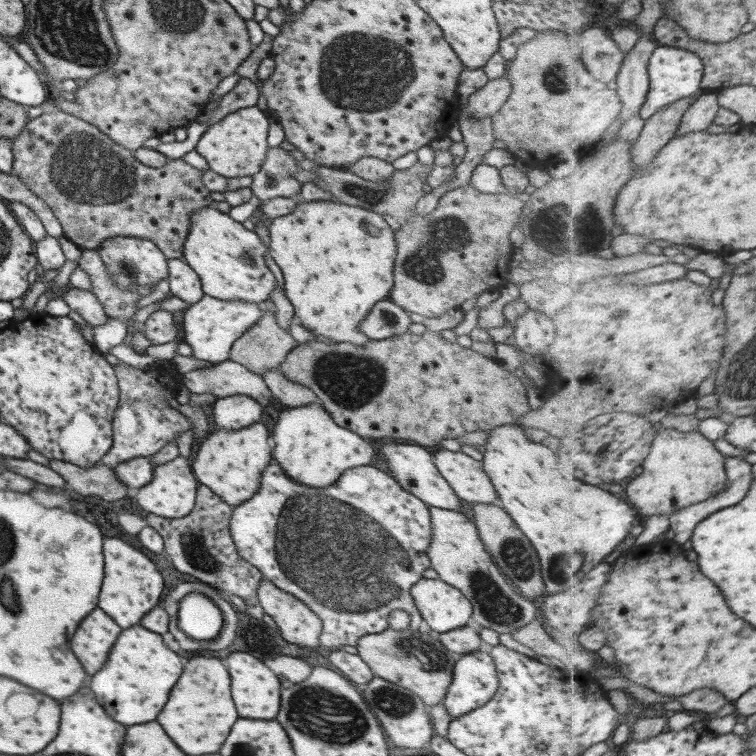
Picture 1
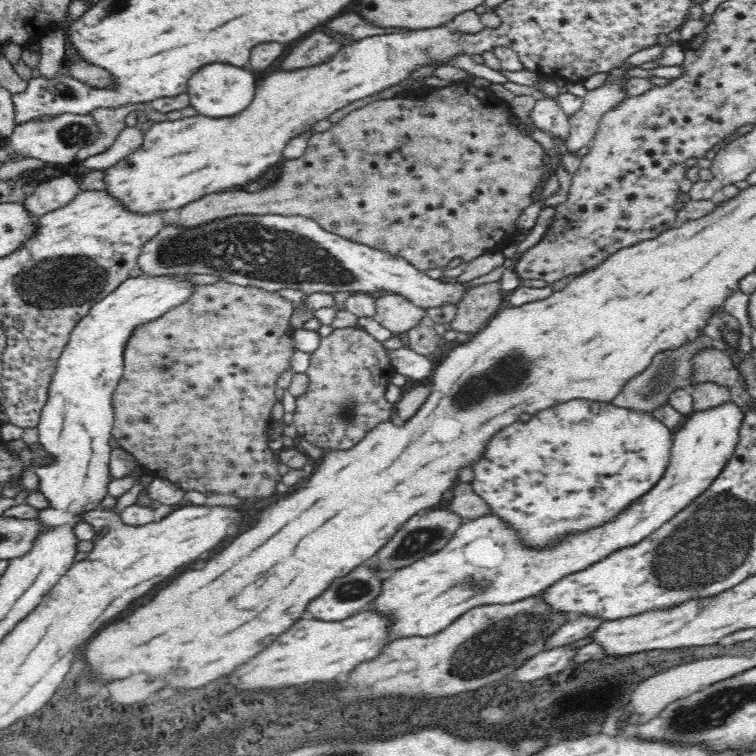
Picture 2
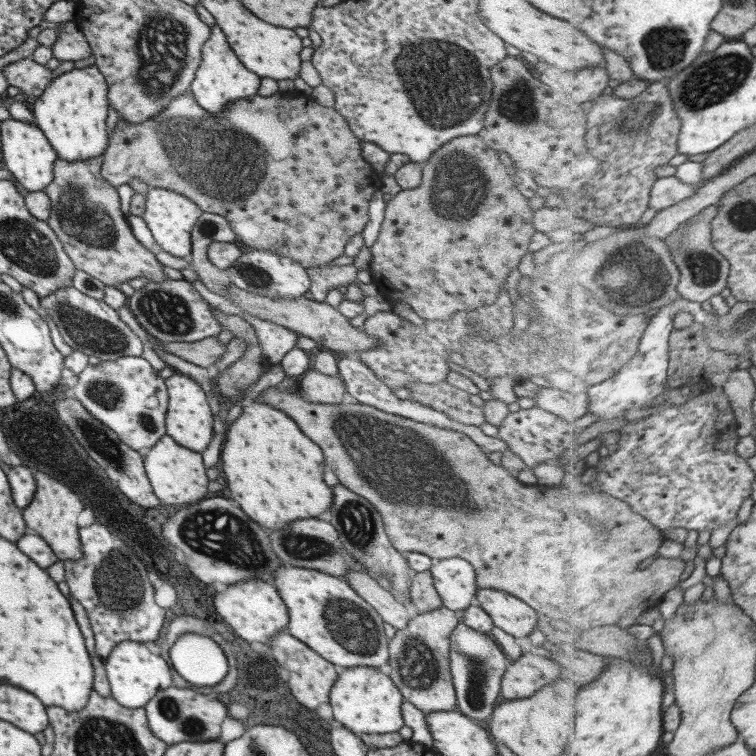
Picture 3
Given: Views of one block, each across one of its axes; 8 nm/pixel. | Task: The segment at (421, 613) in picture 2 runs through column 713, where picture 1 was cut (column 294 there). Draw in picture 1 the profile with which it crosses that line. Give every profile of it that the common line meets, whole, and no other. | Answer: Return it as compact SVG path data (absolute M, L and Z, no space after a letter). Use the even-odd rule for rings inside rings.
M319 402L279 411L270 436L275 442L270 456L291 481L307 488L331 486L343 471L368 465L373 458L371 442L335 425Z

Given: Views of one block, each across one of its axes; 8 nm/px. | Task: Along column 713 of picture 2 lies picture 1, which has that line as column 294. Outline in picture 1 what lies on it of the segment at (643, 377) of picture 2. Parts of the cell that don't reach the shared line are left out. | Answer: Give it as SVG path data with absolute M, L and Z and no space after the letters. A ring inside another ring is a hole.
M261 307L261 317L251 325L229 350L229 360L262 375L283 362L287 353L298 345L288 331L275 322L274 313Z

